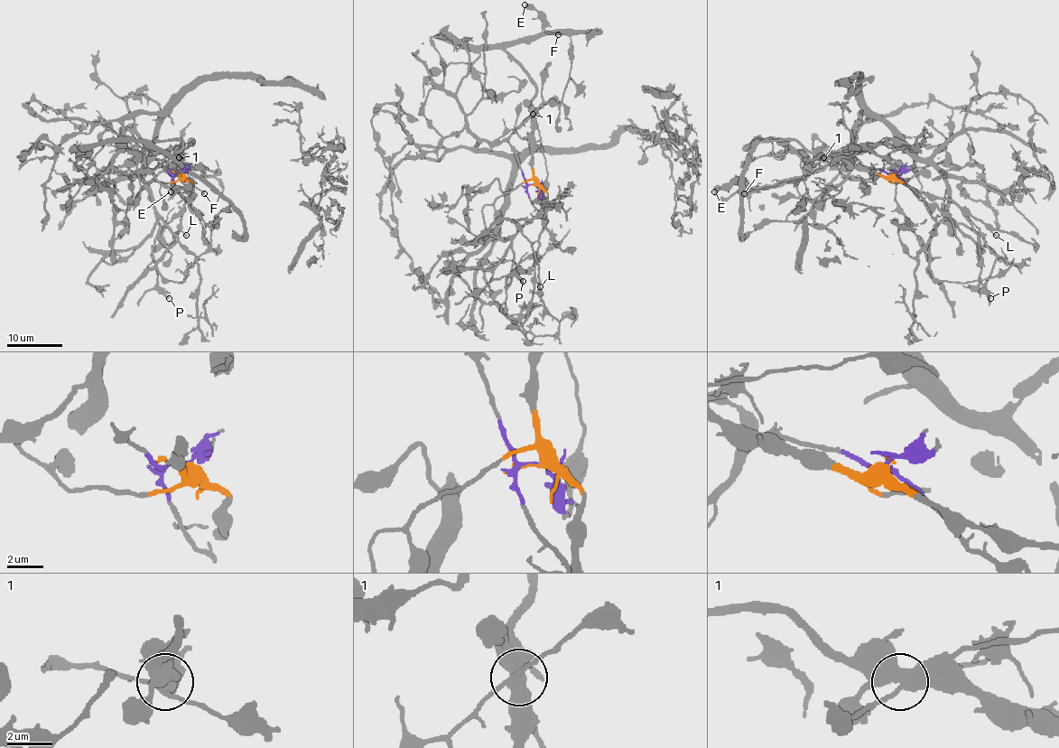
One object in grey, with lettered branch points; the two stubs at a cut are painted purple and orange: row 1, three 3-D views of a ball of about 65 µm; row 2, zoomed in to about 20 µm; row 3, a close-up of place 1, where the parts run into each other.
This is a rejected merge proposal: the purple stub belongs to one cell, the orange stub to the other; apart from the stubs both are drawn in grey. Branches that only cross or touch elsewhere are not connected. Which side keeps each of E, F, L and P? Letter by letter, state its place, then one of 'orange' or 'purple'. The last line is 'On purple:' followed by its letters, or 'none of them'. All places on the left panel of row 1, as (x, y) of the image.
E: place (171, 191); orange
F: place (204, 193); orange
L: place (186, 235); orange
P: place (169, 298); purple
On purple: P

